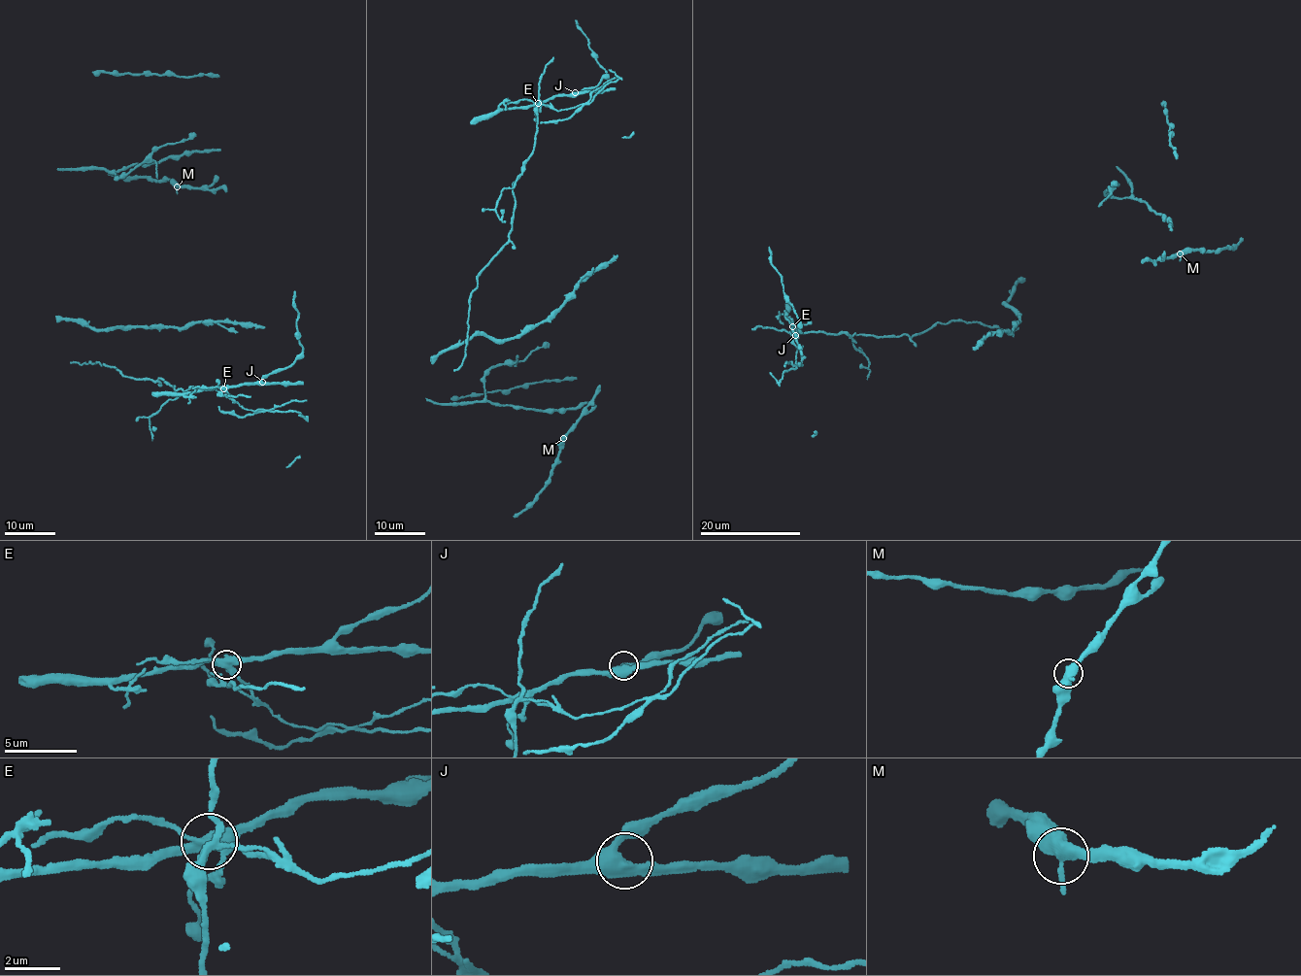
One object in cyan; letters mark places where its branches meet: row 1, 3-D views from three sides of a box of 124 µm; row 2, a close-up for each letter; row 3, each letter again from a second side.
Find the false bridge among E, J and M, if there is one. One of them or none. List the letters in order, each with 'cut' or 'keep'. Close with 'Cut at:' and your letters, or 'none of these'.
E: cut
J: keep
M: keep
Cut at: E

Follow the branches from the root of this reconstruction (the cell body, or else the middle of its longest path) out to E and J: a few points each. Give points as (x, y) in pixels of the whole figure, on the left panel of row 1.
E: (91, 360), (124, 376), (161, 378), (176, 391), (207, 387), (219, 395), (223, 388)
J: (91, 360), (124, 376), (161, 378), (176, 391), (207, 387), (219, 395), (230, 387), (262, 382)

